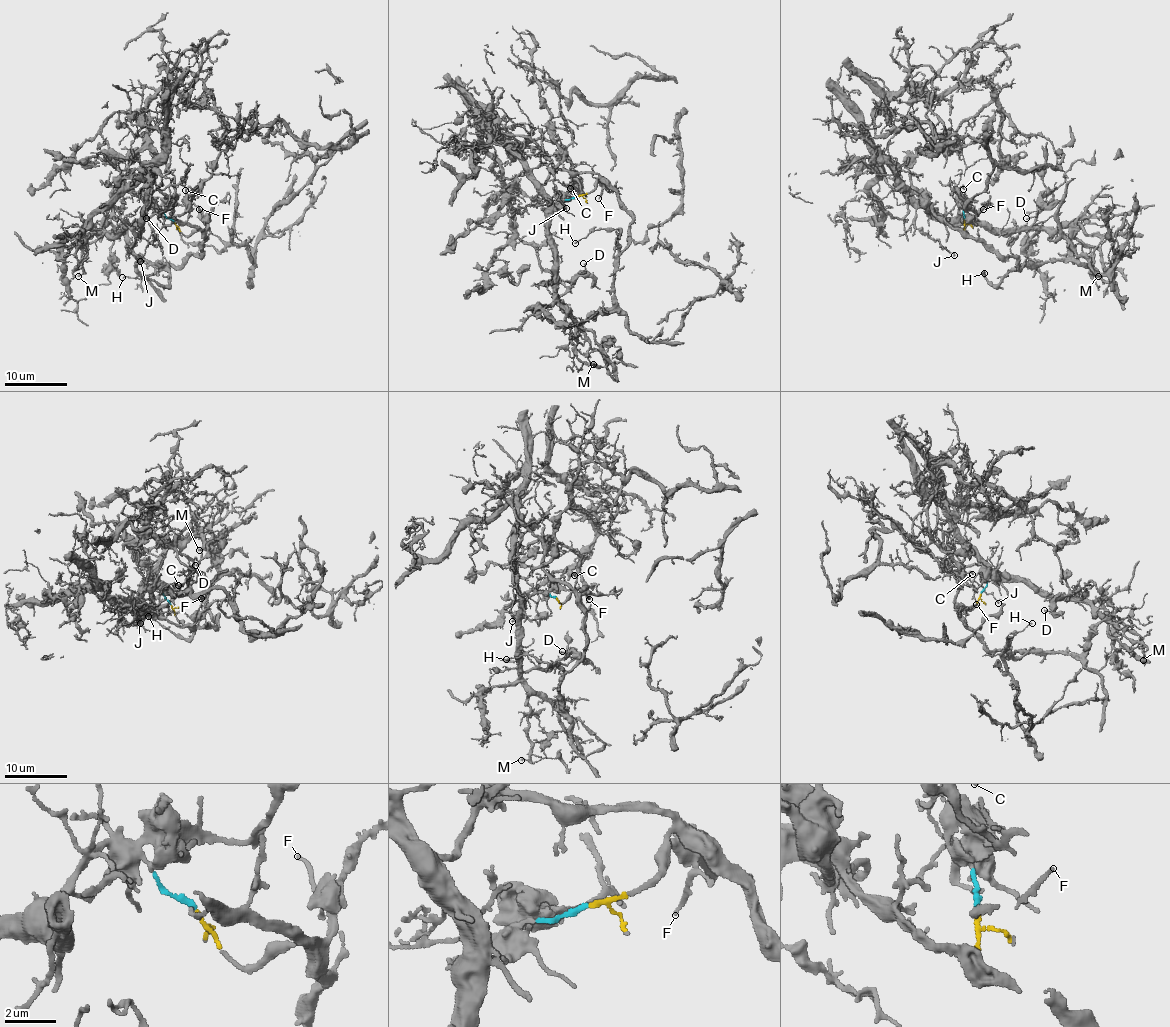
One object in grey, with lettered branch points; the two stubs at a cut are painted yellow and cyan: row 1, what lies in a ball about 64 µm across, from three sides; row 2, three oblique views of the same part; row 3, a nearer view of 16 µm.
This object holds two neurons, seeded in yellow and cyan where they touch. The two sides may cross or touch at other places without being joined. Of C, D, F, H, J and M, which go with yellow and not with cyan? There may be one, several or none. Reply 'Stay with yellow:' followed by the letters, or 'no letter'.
Stay with yellow: F, H

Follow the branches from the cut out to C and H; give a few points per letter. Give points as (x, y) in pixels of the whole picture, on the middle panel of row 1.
C: (576, 197), (565, 199), (577, 197), (581, 187), (578, 180), (571, 188)
H: (578, 197), (593, 189), (598, 178), (631, 214), (630, 233), (622, 250), (615, 229), (592, 231), (575, 244)

